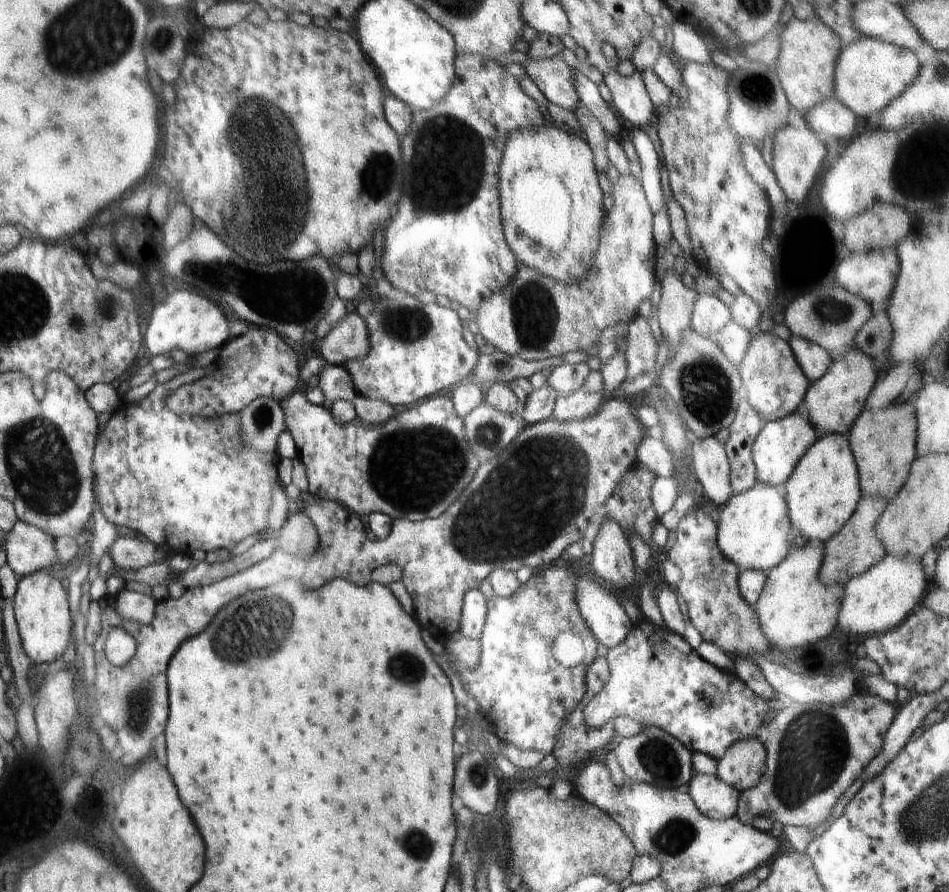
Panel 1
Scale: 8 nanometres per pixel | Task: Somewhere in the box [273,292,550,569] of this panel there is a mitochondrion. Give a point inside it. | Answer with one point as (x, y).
(413, 470)

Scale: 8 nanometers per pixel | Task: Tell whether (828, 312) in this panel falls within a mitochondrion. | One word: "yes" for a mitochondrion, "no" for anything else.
yes

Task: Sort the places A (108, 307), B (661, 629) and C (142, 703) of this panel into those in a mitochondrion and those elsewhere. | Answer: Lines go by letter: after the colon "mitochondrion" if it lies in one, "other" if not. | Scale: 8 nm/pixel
A: mitochondrion
B: other
C: mitochondrion

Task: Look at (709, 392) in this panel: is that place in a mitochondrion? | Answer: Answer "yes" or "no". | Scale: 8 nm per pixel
yes

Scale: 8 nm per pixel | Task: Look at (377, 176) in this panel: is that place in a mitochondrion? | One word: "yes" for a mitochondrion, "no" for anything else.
yes

